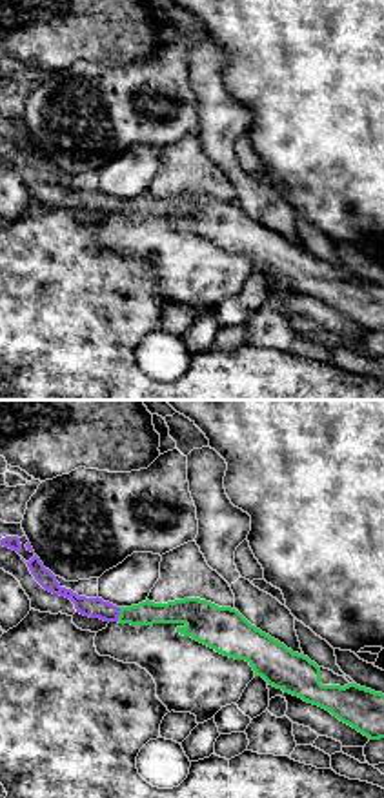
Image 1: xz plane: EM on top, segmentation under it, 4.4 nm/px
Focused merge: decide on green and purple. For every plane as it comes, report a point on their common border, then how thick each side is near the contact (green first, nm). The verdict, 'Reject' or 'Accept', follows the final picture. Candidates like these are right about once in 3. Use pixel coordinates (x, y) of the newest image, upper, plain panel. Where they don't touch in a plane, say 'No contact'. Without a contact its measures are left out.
Touches green at (121, 208). Thickness 110 nm (green) against 100 nm

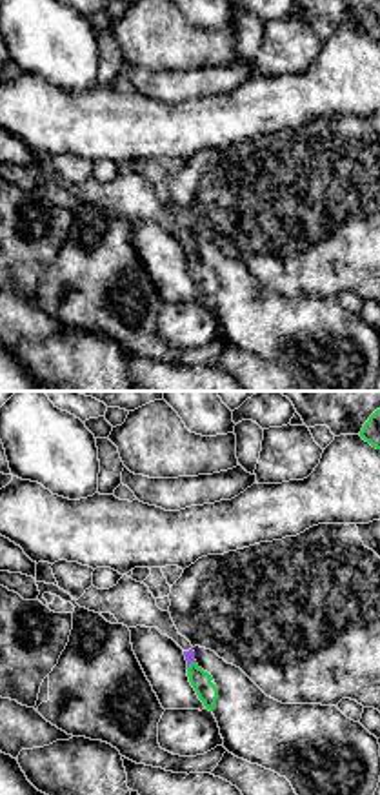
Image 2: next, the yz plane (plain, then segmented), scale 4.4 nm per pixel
Touches green at (190, 257). Thickness 90 nm (green) against 50 nm

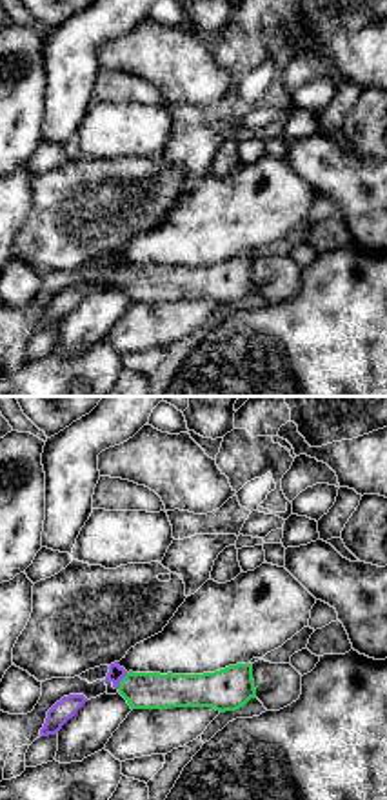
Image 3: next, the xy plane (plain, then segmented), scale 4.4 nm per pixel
Touches green at (120, 273). Thickness 160 nm (green) against 70 nm

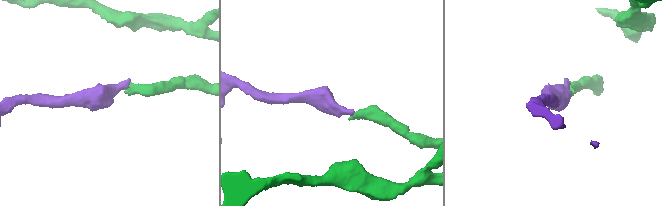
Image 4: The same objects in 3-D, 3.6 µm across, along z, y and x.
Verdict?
Accept

